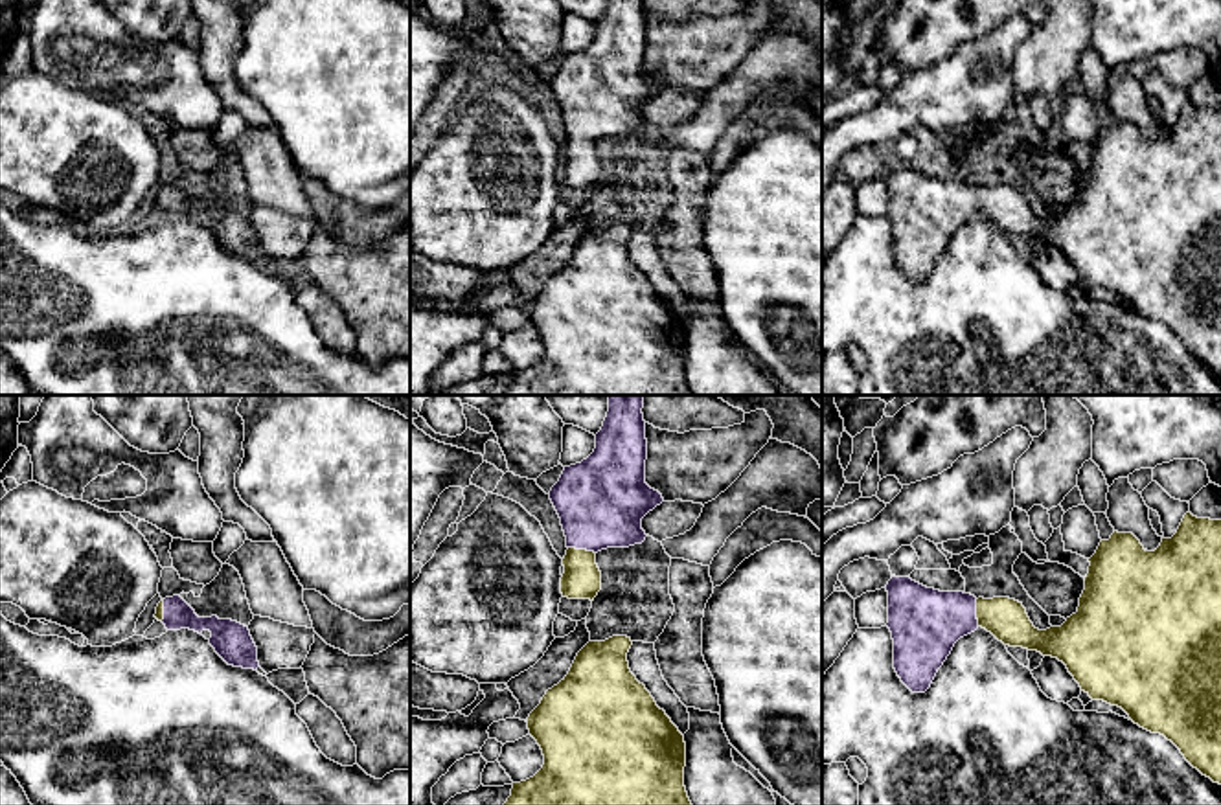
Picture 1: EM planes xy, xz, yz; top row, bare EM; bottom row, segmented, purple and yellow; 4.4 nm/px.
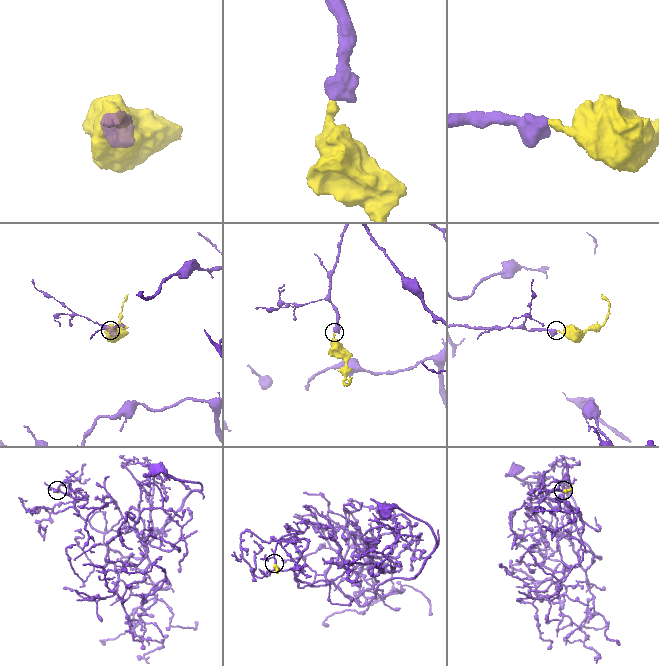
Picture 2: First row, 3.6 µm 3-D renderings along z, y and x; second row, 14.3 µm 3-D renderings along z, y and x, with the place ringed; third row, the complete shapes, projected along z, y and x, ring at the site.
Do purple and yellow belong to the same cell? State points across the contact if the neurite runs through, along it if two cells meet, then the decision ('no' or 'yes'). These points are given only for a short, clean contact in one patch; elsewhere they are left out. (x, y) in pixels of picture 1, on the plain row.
across xz (602, 89), (581, 136), (581, 168) | yes

